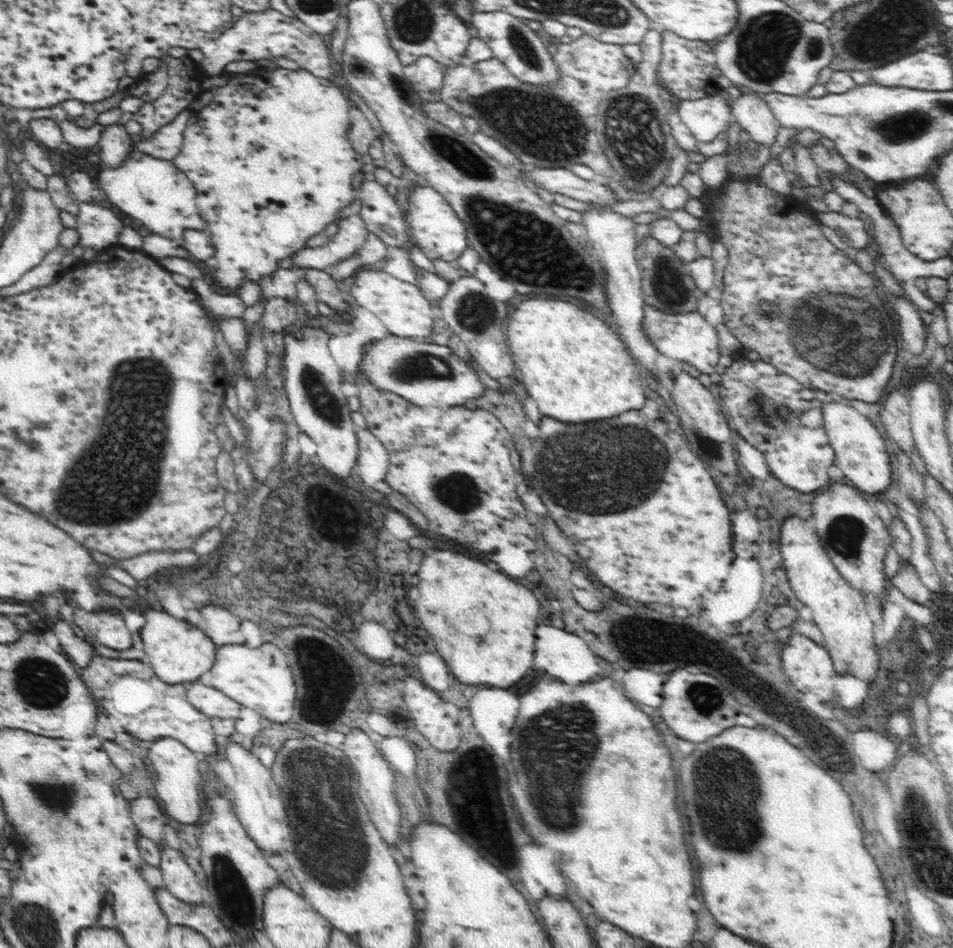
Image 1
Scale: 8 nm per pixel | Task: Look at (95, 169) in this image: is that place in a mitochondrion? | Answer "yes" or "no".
no

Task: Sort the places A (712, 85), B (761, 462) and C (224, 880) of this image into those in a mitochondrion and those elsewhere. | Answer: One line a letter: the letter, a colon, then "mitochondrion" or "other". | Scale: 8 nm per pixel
A: other
B: other
C: mitochondrion

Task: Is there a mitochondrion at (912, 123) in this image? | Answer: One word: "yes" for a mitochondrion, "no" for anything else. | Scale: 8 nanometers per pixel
yes

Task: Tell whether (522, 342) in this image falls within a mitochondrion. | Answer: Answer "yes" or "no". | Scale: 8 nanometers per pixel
no

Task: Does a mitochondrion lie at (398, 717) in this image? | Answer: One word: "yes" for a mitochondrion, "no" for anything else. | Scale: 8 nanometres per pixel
no

